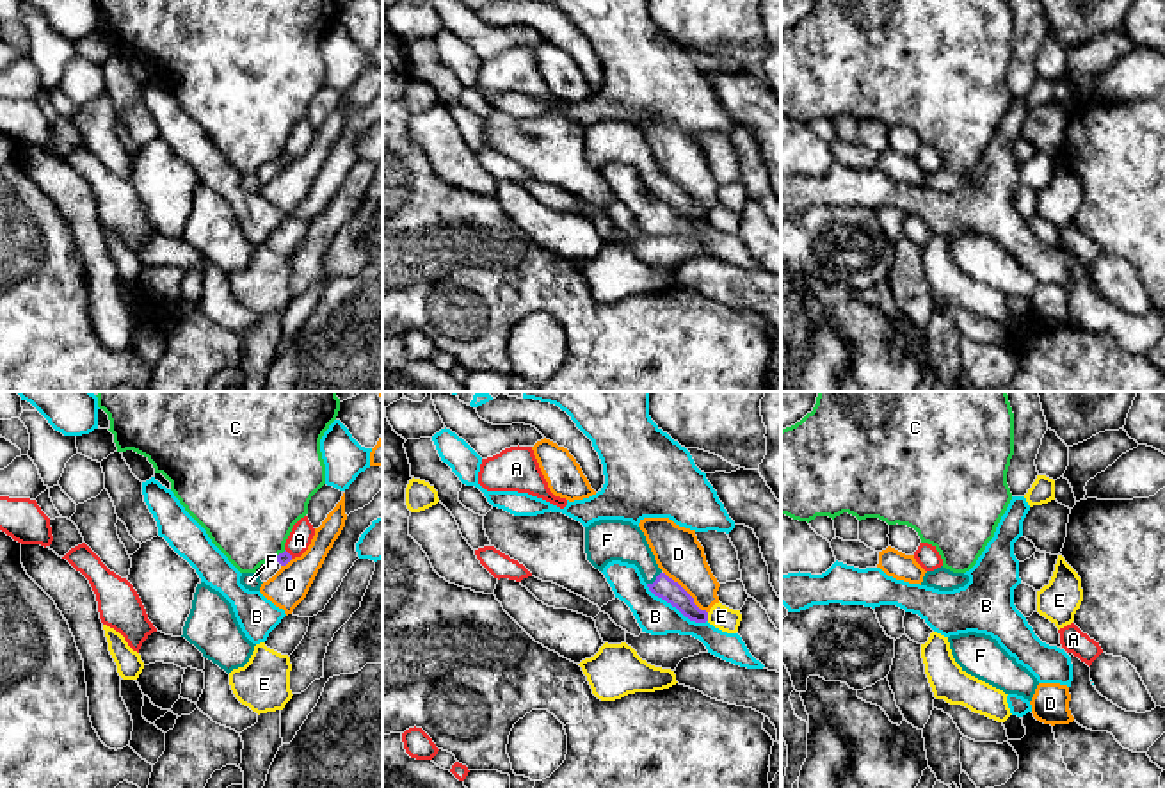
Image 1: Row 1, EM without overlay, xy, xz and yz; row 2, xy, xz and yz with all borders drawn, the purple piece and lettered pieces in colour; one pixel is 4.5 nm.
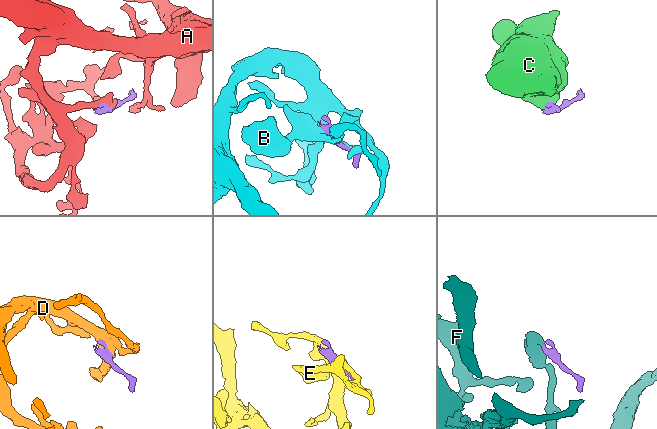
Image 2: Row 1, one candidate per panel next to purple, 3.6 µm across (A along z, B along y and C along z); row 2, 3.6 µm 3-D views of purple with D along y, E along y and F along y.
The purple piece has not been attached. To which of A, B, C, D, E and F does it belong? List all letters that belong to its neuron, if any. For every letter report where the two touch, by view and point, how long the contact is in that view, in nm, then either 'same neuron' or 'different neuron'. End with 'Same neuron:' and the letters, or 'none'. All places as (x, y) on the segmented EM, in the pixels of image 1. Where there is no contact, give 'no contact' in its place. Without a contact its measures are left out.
A: contact xy (289, 554); length 60 nm; different neuron
B: contact xz (676, 607); length 320 nm; different neuron
C: contact xy (280, 554); length 70 nm; different neuron
D: contact xz (687, 593); length 280 nm; different neuron
E: contact xz (707, 616); length 40 nm; different neuron
F: contact xz (657, 579); length 90 nm; same neuron
Same neuron: F

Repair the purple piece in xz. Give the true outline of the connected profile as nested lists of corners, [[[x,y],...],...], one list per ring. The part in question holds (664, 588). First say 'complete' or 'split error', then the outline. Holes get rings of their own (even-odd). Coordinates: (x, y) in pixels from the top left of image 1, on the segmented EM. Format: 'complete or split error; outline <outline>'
split error; outline [[[599,520],[585,527],[585,553],[599,571],[612,560],[635,564],[655,596],[676,607],[690,621],[708,621],[708,612],[658,568],[644,532],[631,521]]]

